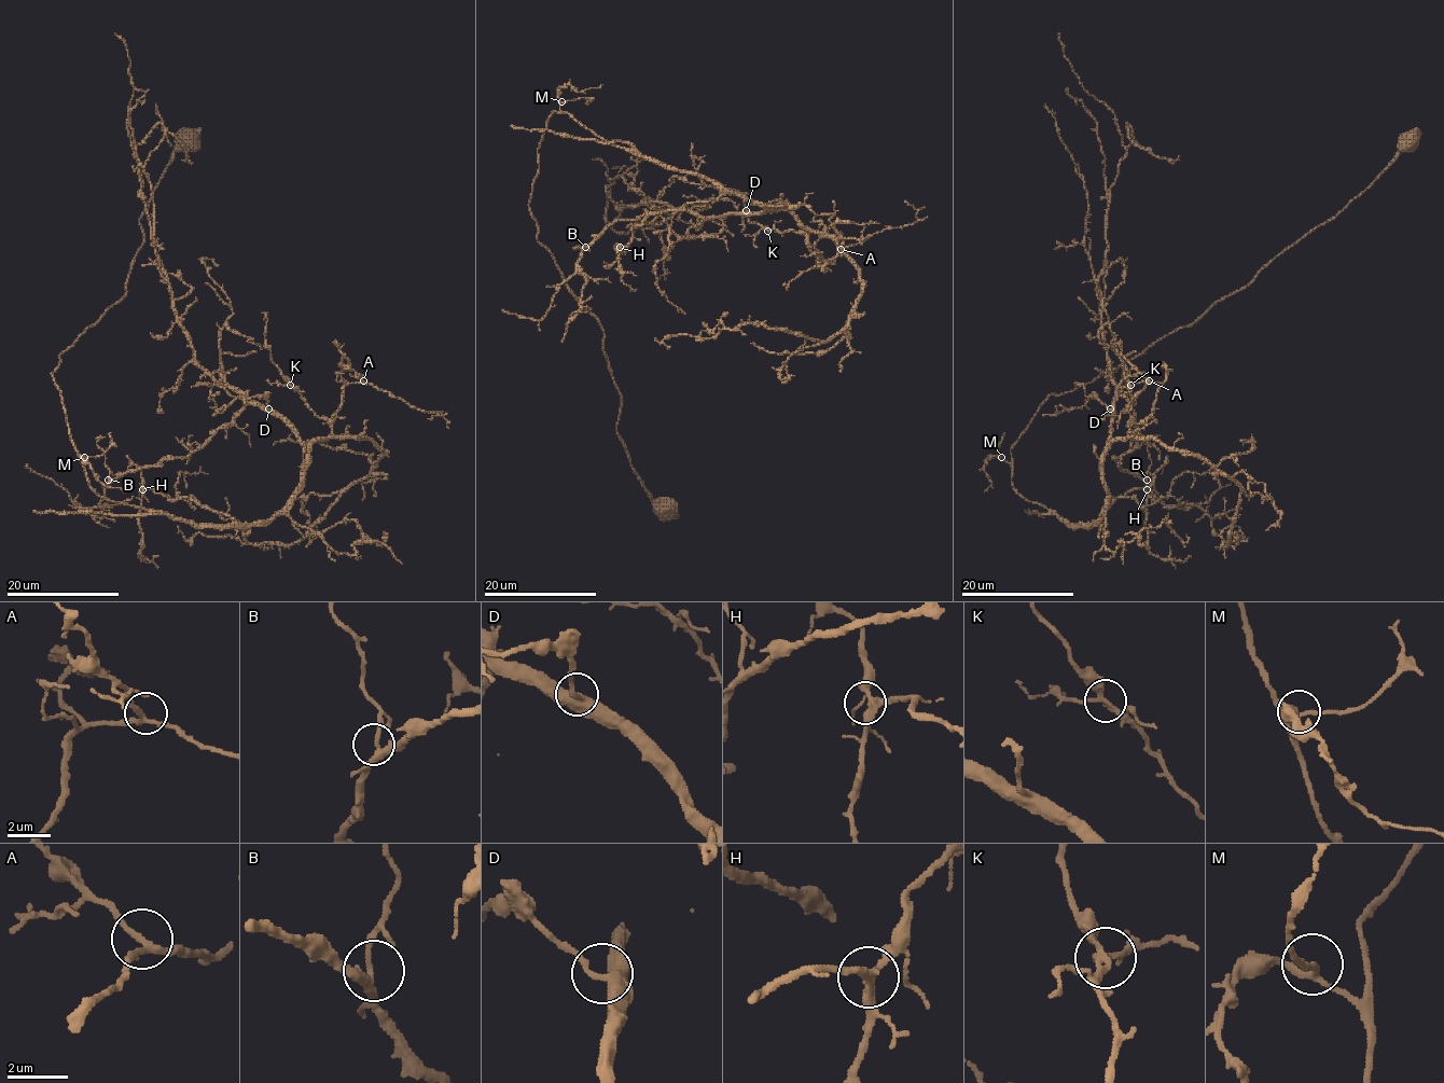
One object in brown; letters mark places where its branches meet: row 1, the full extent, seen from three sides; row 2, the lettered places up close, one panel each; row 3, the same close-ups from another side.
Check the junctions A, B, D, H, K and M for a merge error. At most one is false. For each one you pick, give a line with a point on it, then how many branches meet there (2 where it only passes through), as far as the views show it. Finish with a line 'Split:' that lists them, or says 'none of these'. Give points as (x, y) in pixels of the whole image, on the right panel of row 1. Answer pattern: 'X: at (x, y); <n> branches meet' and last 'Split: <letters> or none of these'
Split: none of these

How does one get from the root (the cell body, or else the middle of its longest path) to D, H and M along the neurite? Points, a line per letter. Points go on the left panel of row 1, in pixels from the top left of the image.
D: (185, 140), (139, 218), (126, 293), (52, 373), (70, 440), (107, 499), (252, 525), (306, 462), (268, 408)
H: (185, 140), (139, 218), (143, 244), (126, 293), (52, 375), (97, 494), (190, 523), (243, 525), (142, 489)
M: (185, 140), (139, 218), (143, 244), (126, 293), (59, 355), (52, 373), (70, 440), (84, 457)

